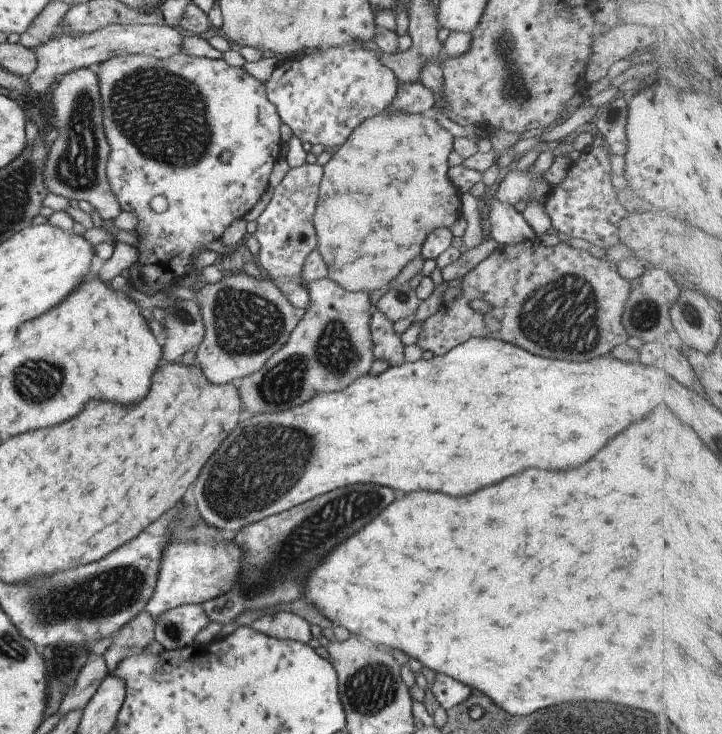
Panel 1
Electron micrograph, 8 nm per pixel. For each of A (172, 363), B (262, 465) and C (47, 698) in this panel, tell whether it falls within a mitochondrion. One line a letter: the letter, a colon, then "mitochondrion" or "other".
A: other
B: mitochondrion
C: other

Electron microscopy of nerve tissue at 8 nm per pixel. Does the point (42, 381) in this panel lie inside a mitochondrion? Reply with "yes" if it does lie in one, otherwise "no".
yes

